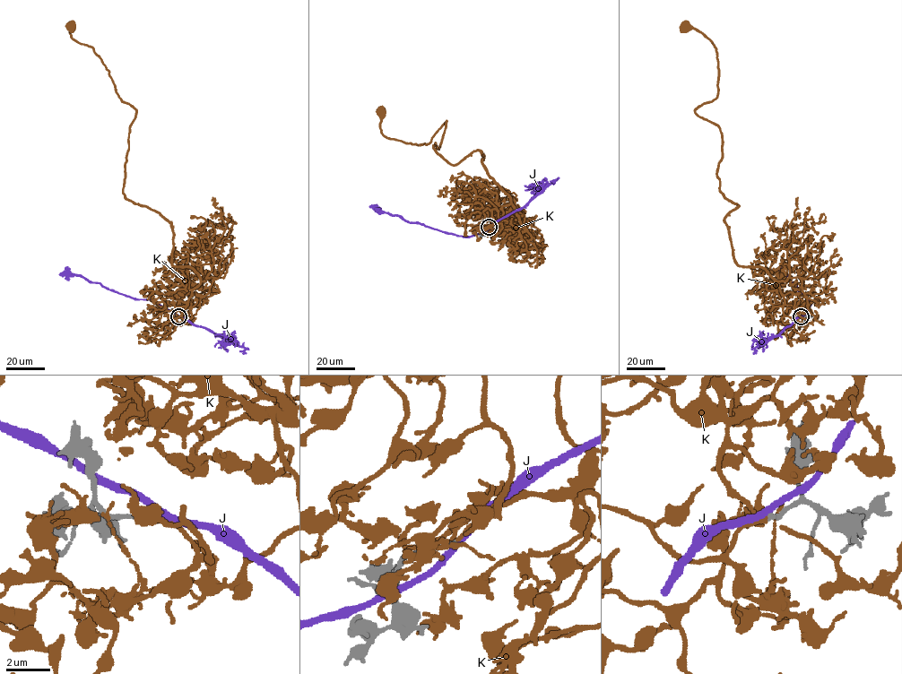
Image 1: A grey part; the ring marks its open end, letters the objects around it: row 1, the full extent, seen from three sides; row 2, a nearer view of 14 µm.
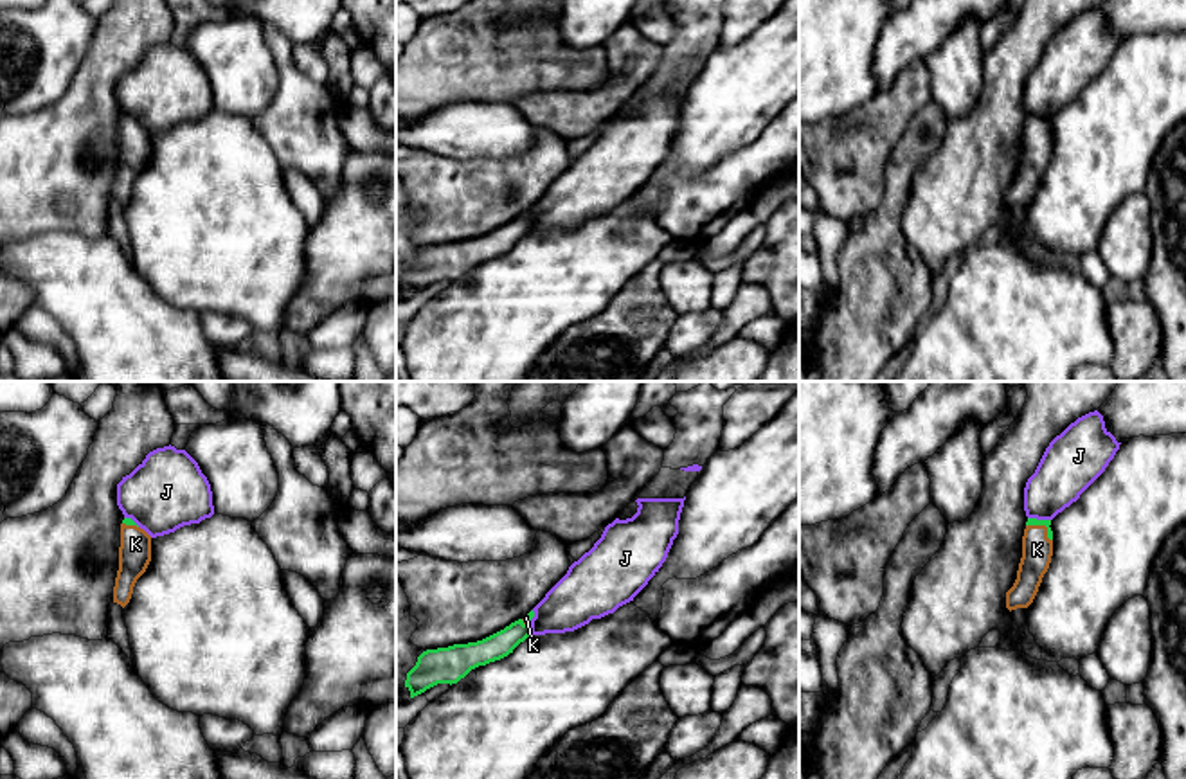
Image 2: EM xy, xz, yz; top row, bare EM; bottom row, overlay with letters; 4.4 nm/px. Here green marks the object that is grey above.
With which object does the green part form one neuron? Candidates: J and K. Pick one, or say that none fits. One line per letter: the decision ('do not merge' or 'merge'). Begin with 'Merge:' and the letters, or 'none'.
Merge: K
J: do not merge
K: merge

